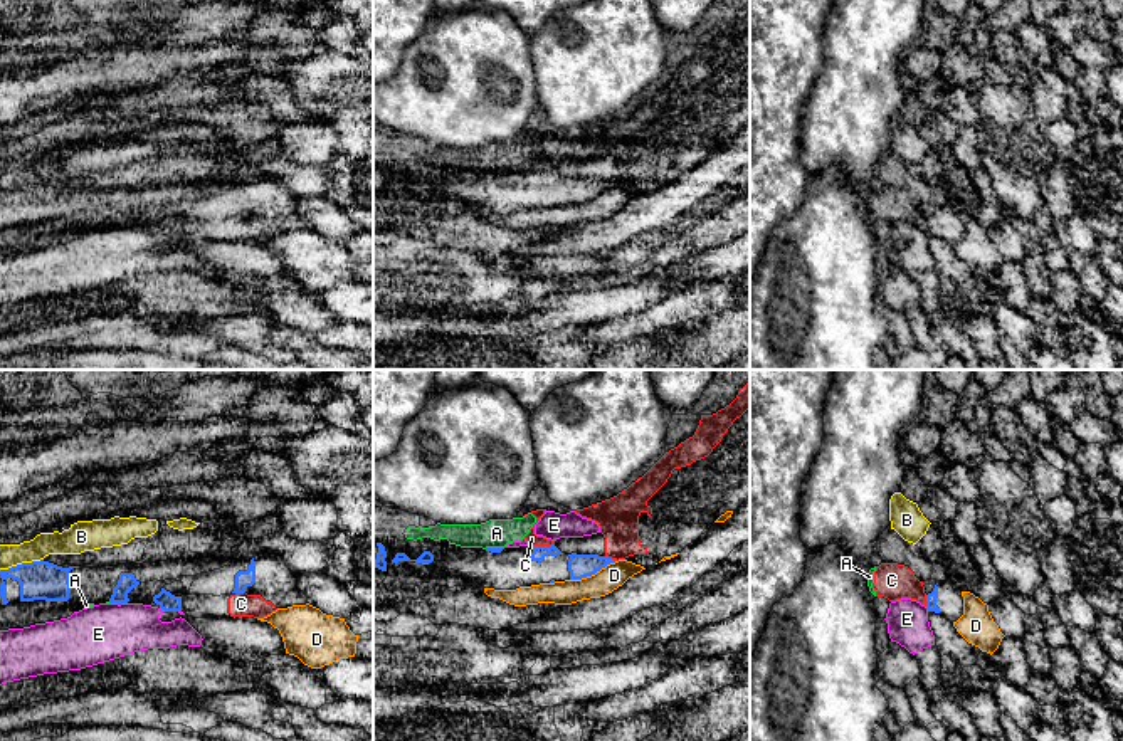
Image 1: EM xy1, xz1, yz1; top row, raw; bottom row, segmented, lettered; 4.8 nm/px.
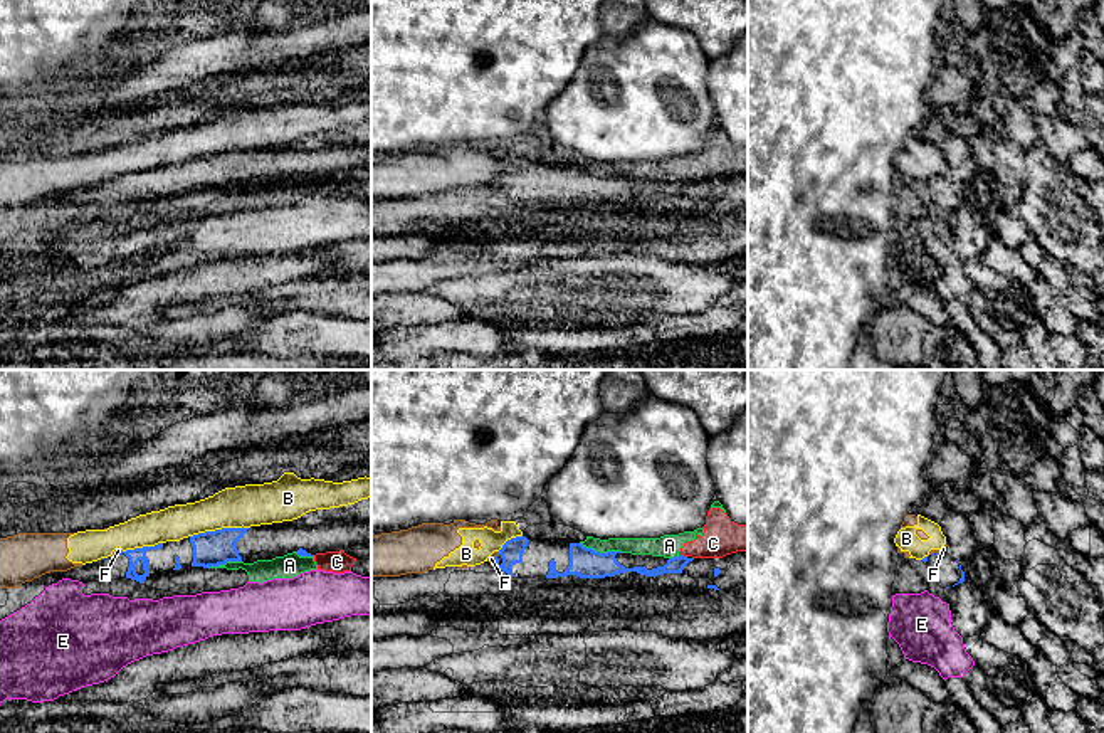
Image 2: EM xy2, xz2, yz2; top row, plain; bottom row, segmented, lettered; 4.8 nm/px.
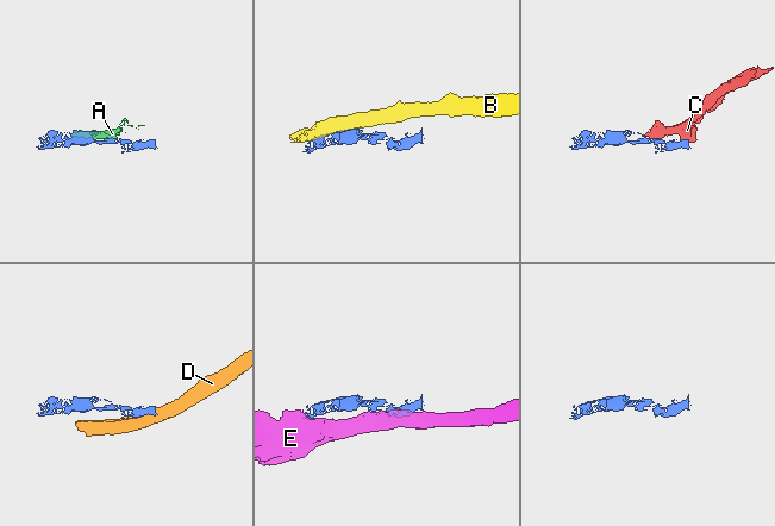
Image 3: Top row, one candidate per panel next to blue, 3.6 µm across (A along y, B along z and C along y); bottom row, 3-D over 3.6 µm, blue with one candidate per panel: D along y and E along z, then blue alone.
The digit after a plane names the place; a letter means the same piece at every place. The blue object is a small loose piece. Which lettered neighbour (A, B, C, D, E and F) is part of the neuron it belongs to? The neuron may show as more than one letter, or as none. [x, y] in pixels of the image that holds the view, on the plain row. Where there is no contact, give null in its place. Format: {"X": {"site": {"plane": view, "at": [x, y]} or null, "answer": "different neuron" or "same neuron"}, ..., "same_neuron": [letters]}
{"A": {"site": {"plane": "xz2", "at": [602, 177]}, "answer": "different neuron"}, "B": {"site": {"plane": "xy2", "at": [219, 153]}, "answer": "different neuron"}, "C": {"site": {"plane": "xz1", "at": [542, 170]}, "answer": "different neuron"}, "D": {"site": {"plane": "xz1", "at": [592, 197]}, "answer": "different neuron"}, "E": {"site": {"plane": "xy1", "at": [118, 227]}, "answer": "different neuron"}, "F": {"site": {"plane": "xz2", "at": [496, 182]}, "answer": "different neuron"}, "same_neuron": []}

